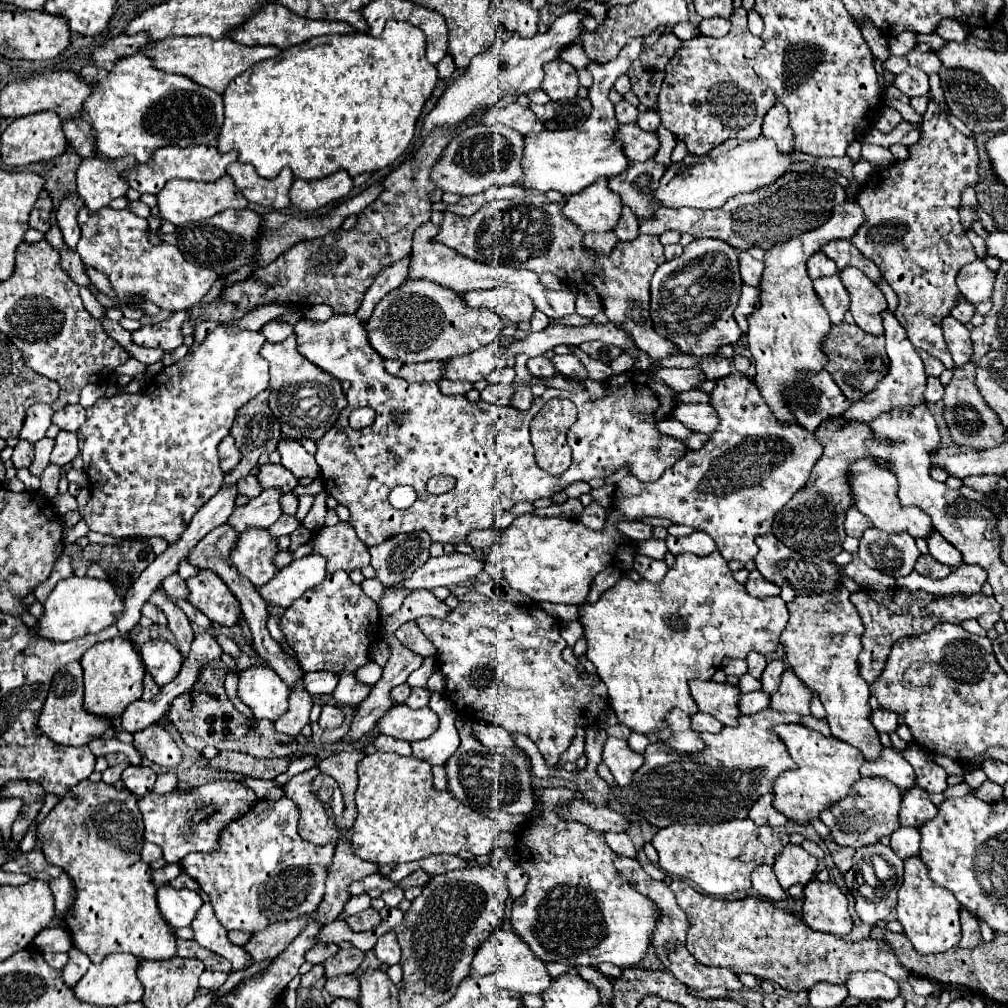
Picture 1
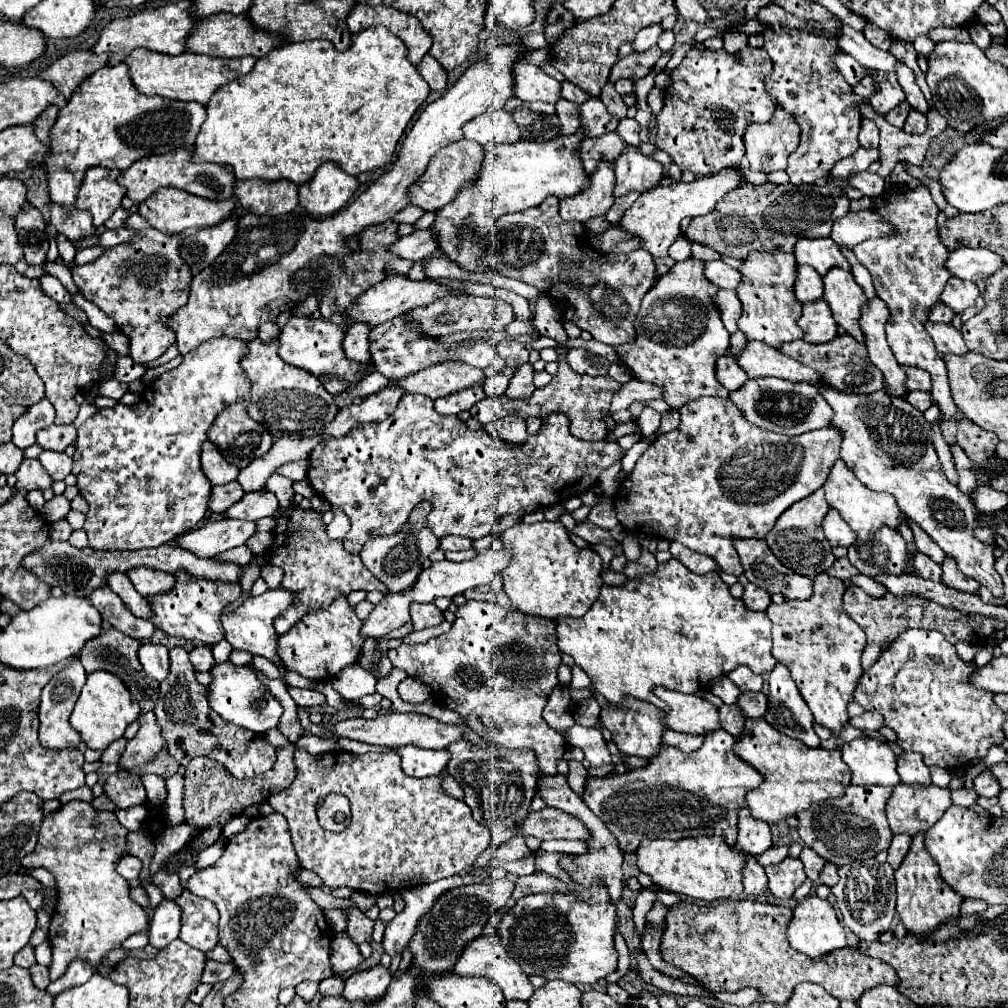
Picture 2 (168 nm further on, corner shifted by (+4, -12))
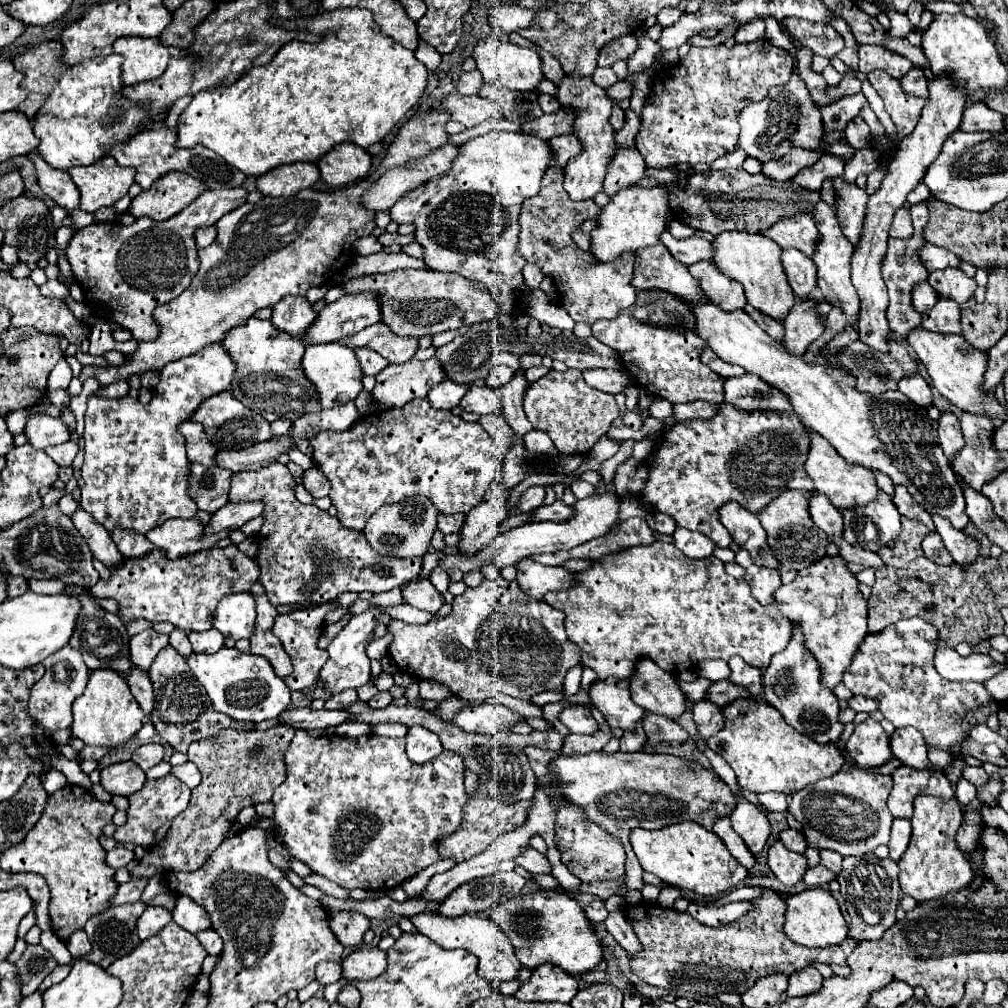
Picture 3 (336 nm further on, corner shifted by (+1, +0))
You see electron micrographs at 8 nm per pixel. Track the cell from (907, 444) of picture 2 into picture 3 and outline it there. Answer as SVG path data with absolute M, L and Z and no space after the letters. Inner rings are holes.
M663 244L637 250L635 278L631 284L639 290L663 288L685 298L697 314L697 334L707 340L707 346L715 350L719 358L745 368L749 374L763 378L787 394L803 424L827 438L847 462L887 474L895 484L905 486L913 500L929 514L947 518L957 530L967 528L969 518L963 510L965 496L941 450L937 434L939 422L929 418L927 408L917 406L899 390L885 392L883 396L859 392L855 390L853 374L821 362L807 364L803 356L795 358L787 354L787 348L751 322L743 310L725 314L721 308L711 306L687 266L671 258L671 252Z

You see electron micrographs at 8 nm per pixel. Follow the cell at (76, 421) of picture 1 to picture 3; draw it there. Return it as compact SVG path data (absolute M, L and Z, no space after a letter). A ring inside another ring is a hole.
M31 416L25 426L25 434L29 438L29 444L35 448L63 444L69 440L69 430L63 420L51 416Z

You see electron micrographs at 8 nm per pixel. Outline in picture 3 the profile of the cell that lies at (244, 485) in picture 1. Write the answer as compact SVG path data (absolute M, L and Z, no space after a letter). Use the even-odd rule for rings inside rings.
M191 464L189 494L197 502L199 510L217 512L223 504L227 504L227 490L231 490L231 478L231 470Z

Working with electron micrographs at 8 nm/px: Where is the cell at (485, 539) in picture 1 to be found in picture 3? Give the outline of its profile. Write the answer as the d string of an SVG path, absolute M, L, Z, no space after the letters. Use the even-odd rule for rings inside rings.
M439 514L439 530L443 534L453 534L453 532L459 532L463 528L463 522L465 522L465 516L463 514L455 514L455 516L445 516L445 514Z

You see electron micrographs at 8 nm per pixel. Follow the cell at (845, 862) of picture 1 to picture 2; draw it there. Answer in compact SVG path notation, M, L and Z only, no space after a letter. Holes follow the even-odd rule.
M826 862L824 870L822 870L822 874L820 874L820 882L832 888L838 880L840 880L840 876L838 876L838 866L832 866L830 862Z

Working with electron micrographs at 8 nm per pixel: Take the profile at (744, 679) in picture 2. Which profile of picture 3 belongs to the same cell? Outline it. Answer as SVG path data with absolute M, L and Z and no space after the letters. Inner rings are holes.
M733 656L729 660L729 668L731 668L731 682L737 686L745 686L753 696L759 696L761 692L761 670L749 666L747 662L743 662L743 658Z

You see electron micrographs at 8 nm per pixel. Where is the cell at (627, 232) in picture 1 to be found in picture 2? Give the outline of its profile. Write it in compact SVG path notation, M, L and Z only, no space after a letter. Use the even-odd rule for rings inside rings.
M628 192L628 194L624 194L624 196L618 196L618 198L614 200L612 208L610 208L608 214L606 214L608 222L610 222L610 224L616 224L616 222L624 216L624 212L636 202L638 196L640 196L640 192Z

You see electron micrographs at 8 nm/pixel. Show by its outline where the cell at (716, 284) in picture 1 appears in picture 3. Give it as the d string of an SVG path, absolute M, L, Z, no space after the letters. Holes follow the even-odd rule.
M643 290L637 294L637 302L617 318L595 322L591 328L595 338L621 356L625 370L649 394L673 404L693 400L717 404L723 400L725 378L701 364L699 354L707 342L695 334L695 314L691 314L691 306L675 298L675 294L667 294L665 290Z

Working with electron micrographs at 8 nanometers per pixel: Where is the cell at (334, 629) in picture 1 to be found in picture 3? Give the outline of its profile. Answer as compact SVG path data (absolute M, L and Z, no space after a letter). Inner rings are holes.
M333 602L333 604L321 604L321 606L315 606L315 608L307 608L307 610L293 610L289 614L281 614L281 616L275 618L273 634L281 640L285 652L291 656L291 660L295 660L295 670L285 680L291 690L303 690L303 688L313 686L313 680L319 674L319 666L323 666L327 662L327 650L321 650L317 646L317 640L323 632L325 616L333 610L337 610L337 608L339 608L339 604Z

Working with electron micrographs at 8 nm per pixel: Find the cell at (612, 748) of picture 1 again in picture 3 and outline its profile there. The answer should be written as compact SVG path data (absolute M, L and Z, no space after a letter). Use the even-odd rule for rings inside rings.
M583 706L565 708L565 710L559 714L559 720L561 720L573 734L593 736L593 734L599 732L599 724L597 724L595 718L591 716L591 710L589 710L589 708L583 708Z

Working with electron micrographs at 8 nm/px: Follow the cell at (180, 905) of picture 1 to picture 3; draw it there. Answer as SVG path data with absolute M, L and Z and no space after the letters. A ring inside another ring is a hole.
M147 906L147 910L137 920L137 934L141 940L147 940L159 934L159 930L163 930L163 926L167 926L171 920L171 910L163 906Z

